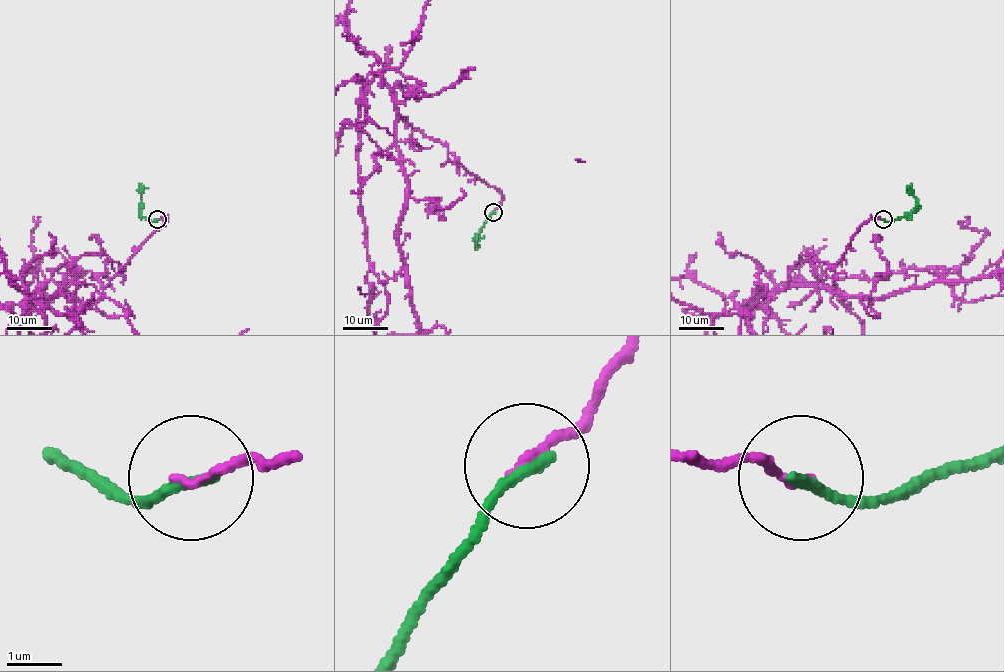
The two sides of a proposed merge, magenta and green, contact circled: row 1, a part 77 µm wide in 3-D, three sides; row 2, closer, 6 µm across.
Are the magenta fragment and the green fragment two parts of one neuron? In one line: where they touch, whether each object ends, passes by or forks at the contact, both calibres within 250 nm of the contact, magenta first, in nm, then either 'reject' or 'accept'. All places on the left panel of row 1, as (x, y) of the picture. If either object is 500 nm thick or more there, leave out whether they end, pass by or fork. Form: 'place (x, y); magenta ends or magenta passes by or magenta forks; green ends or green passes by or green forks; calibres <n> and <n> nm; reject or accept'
place (157, 219); magenta ends; green ends; calibres 140 and 220 nm; reject

